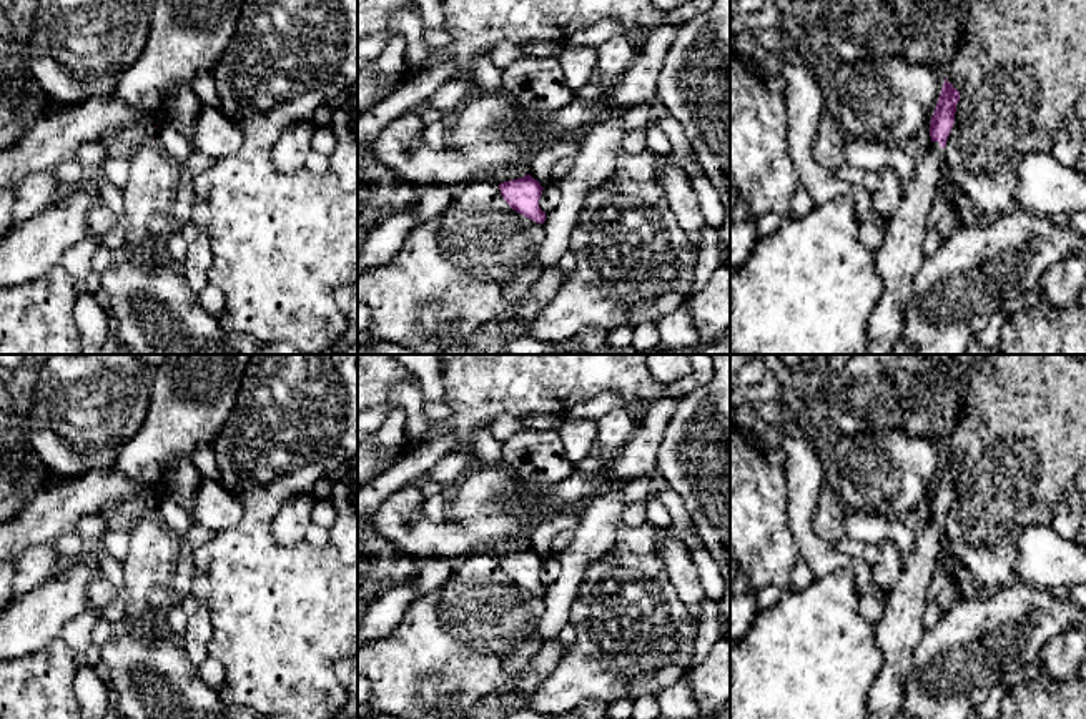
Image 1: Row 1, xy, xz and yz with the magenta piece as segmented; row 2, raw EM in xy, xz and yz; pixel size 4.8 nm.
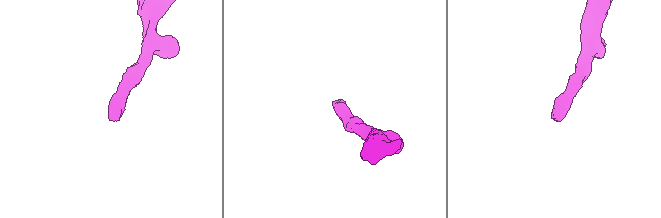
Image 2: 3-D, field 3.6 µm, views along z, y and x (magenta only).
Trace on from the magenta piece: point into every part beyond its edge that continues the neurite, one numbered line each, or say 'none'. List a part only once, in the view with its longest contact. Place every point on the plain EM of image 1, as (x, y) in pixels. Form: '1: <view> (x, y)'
1: yz (898, 631)

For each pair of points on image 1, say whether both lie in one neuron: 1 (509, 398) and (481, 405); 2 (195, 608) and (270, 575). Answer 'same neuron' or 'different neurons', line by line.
1: same neuron
2: different neurons

